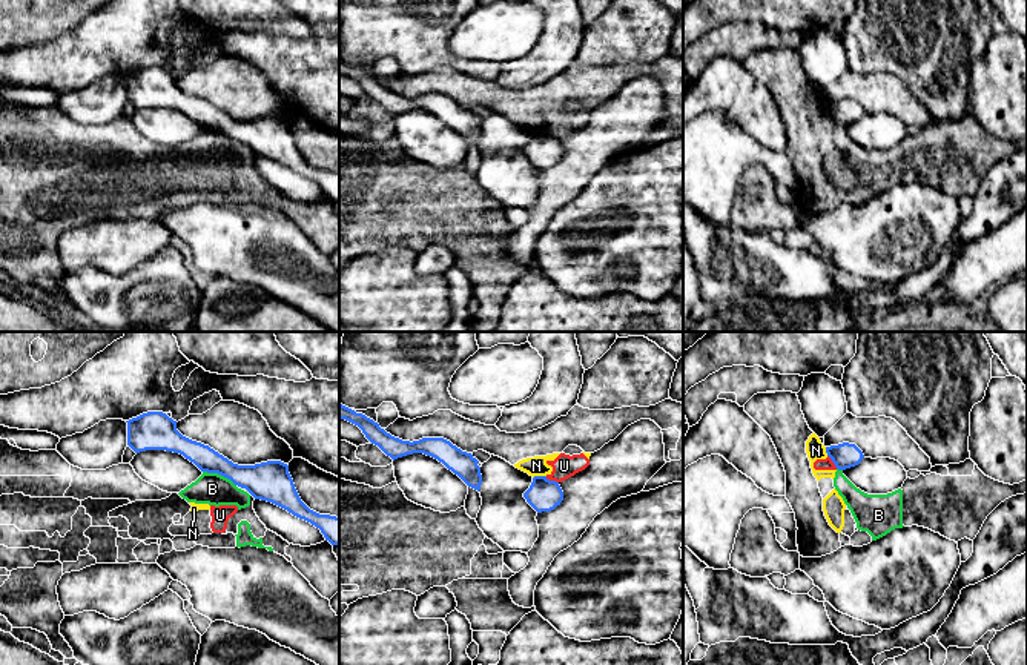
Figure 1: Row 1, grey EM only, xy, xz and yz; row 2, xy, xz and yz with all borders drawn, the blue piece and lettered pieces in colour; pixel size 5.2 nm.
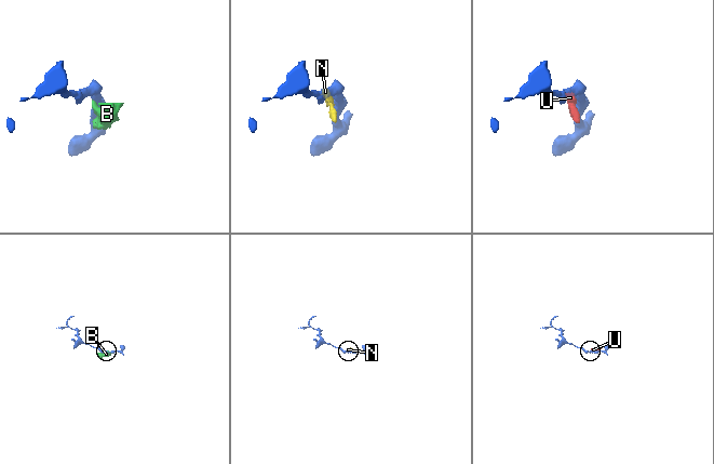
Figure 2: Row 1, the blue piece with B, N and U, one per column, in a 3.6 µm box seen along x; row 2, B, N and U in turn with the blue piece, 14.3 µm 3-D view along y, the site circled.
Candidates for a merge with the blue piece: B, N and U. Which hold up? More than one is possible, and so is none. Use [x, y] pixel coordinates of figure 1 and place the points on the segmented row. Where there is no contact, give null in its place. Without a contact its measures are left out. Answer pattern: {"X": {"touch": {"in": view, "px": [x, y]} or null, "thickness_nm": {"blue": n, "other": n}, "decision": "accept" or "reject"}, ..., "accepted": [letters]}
{"B": {"touch": {"in": "xy", "px": [220, 473]}, "thickness_nm": {"blue": 200, "other": 170}, "decision": "reject"}, "N": {"touch": {"in": "xz", "px": [539, 476]}, "thickness_nm": {"blue": 170, "other": 100}, "decision": "reject"}, "U": {"touch": {"in": "xz", "px": [551, 481]}, "thickness_nm": {"blue": 170, "other": 120}, "decision": "reject"}, "accepted": []}

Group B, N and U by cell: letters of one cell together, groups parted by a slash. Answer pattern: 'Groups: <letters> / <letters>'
Groups: B N U

